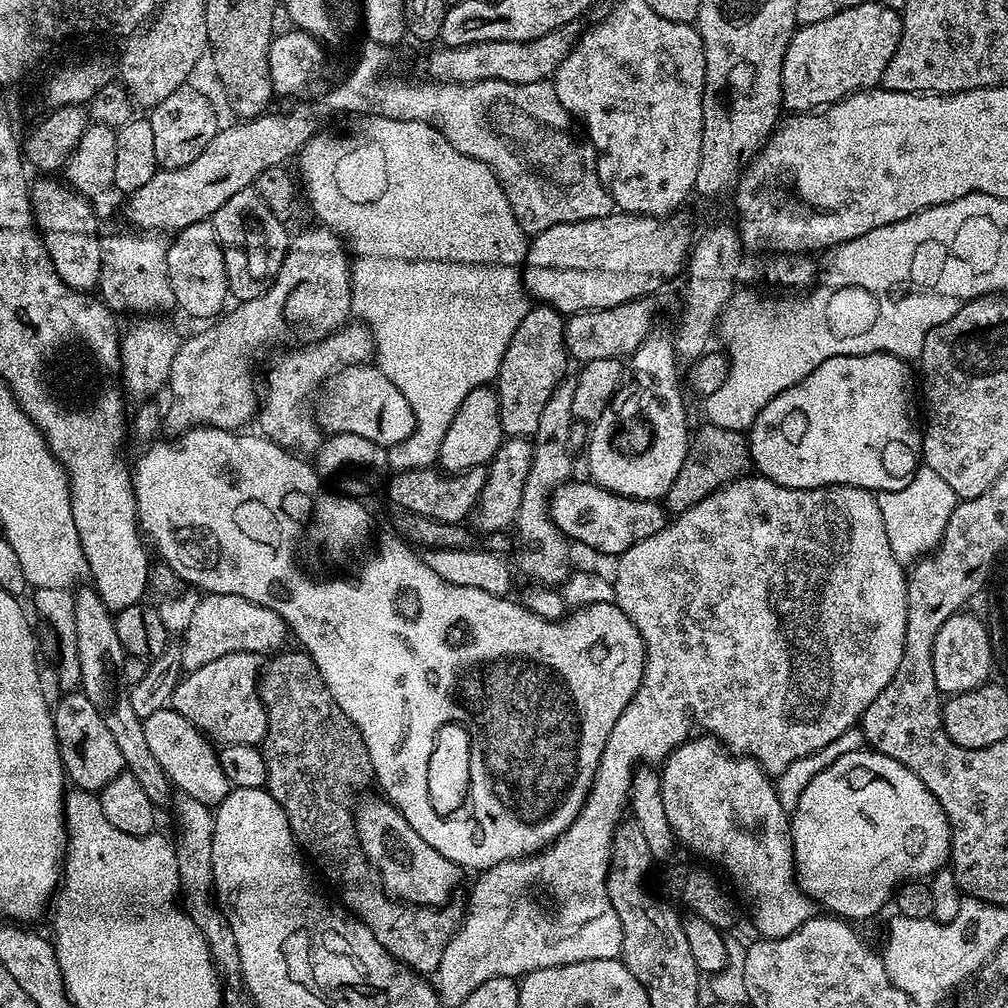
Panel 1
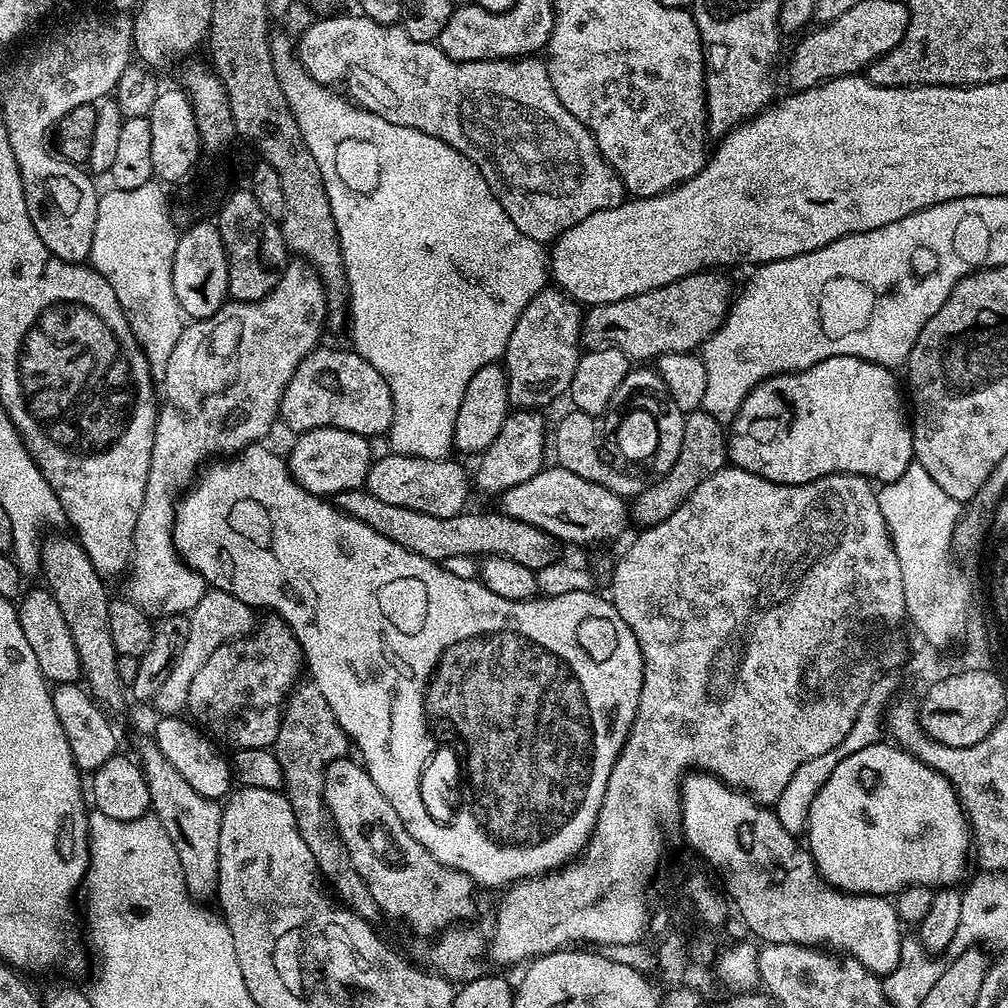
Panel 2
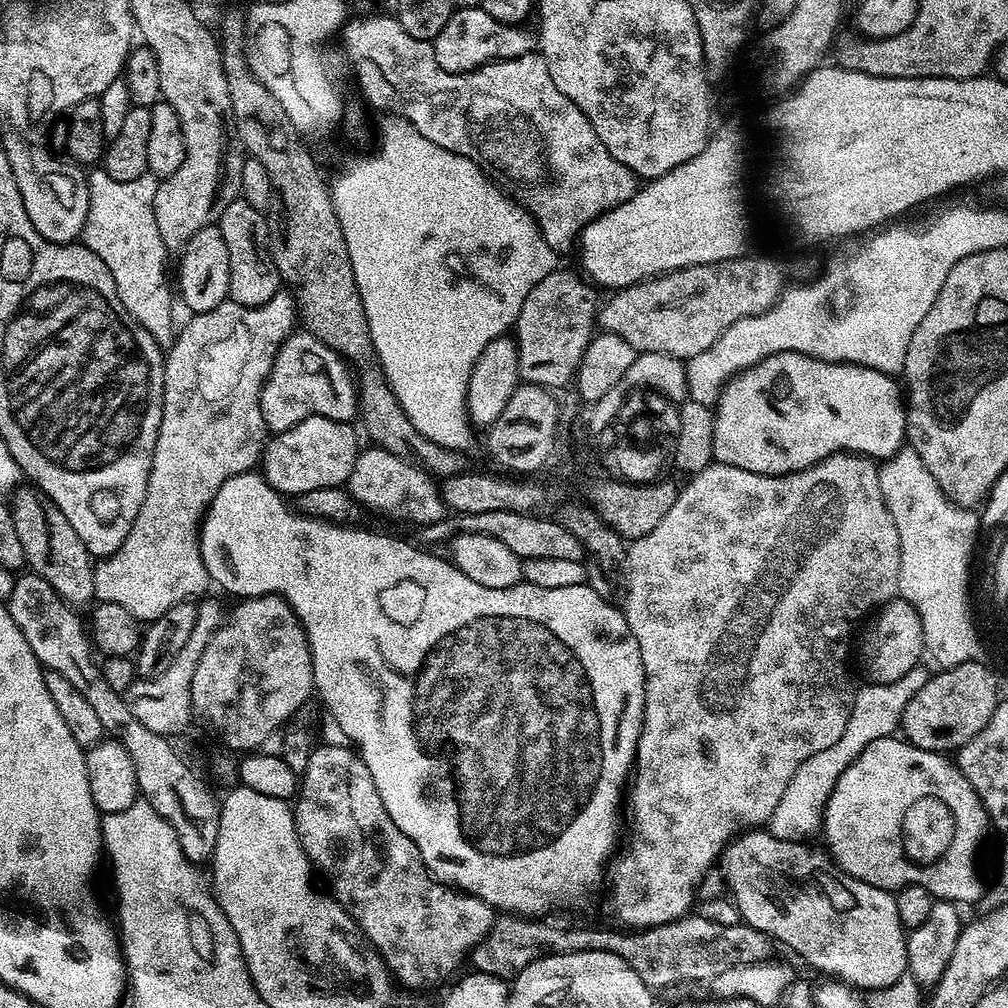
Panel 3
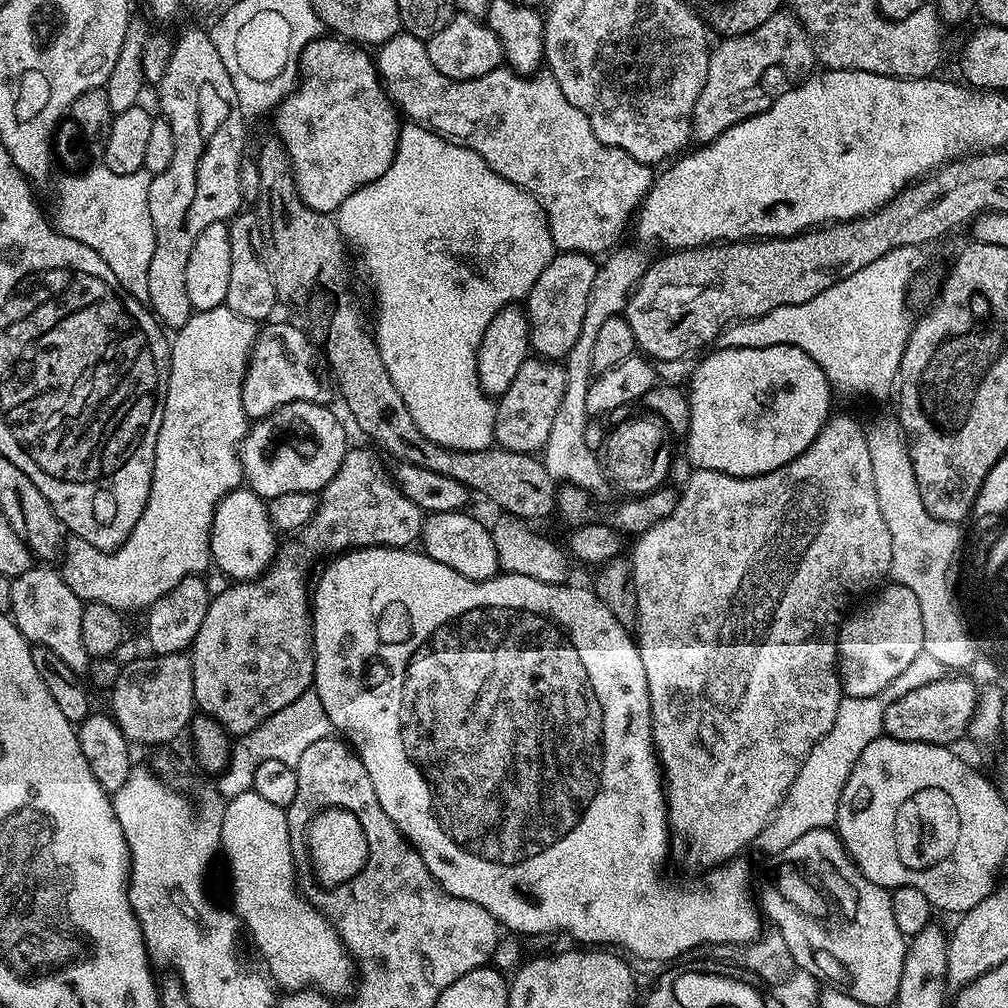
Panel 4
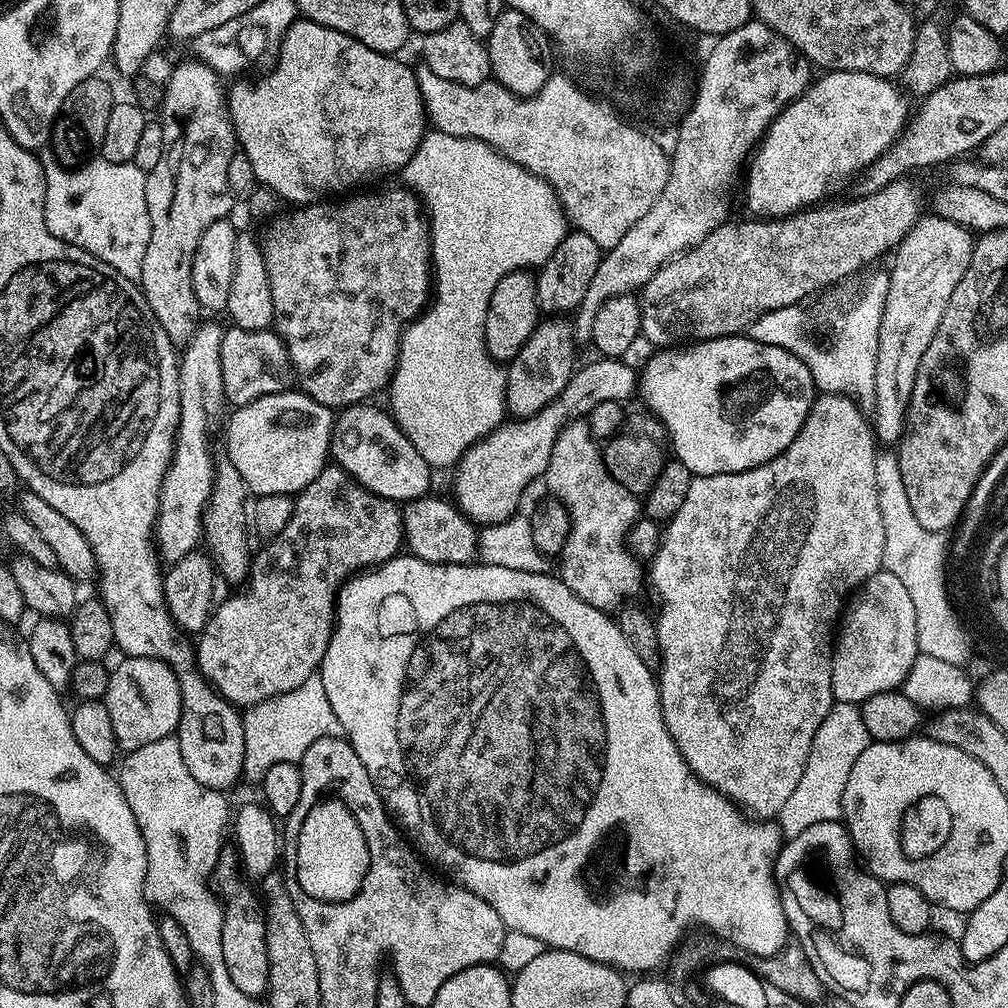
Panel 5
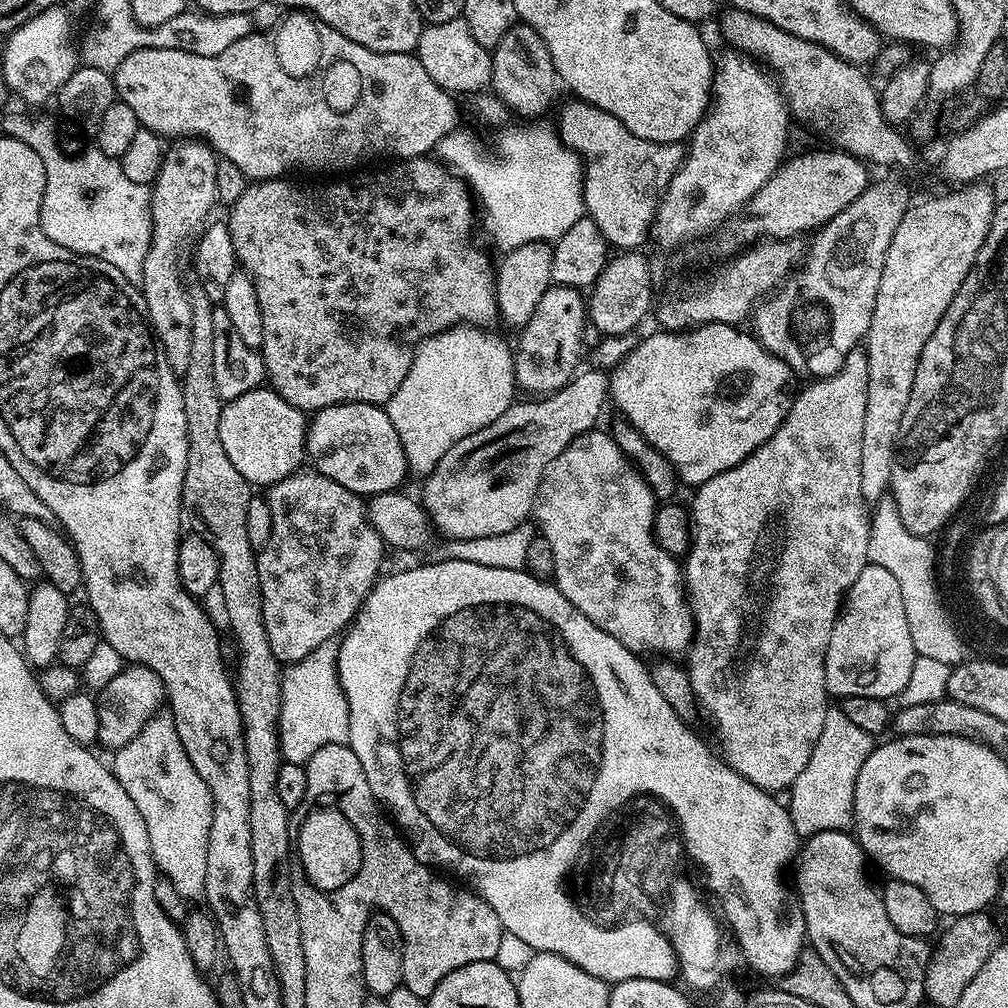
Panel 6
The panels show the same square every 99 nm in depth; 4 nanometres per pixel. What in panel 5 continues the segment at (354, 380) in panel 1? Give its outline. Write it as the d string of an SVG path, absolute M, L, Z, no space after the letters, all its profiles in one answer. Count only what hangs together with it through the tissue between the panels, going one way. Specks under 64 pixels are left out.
M235 326L225 327L220 357L224 400L232 403L233 409L246 406L266 394L283 392L293 383L292 363L284 339L275 330L242 330Z

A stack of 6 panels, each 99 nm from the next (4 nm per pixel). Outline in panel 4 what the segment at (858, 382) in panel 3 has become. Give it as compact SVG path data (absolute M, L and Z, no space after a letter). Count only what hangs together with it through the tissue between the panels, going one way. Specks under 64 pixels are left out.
M779 344L761 348L725 348L717 347L709 351L697 368L693 367L686 384L690 402L690 426L688 460L693 469L714 470L727 476L761 476L778 470L798 454L802 454L818 438L824 424L833 415L832 383L826 378L822 366L810 358L798 346Z

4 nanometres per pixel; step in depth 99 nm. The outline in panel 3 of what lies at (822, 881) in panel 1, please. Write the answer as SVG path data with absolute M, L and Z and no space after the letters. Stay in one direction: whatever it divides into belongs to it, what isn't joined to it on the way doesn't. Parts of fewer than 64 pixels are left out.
M890 735L886 738L878 738L878 742L870 742L870 746L866 746L866 750L862 750L862 754L858 754L855 762L842 774L842 778L838 778L838 782L828 799L828 804L824 807L822 837L824 836L825 842L828 843L826 848L835 867L846 873L847 876L853 876L870 886L878 886L885 890L899 890L908 884L917 884L930 890L930 894L936 900L951 900L957 906L965 906L964 904L974 903L976 899L977 903L986 892L986 884L980 881L980 872L976 869L976 851L979 850L980 843L984 840L984 831L989 831L989 828L988 815L974 790L974 786L970 786L968 779L960 773L959 768L947 755L922 750L903 738Z

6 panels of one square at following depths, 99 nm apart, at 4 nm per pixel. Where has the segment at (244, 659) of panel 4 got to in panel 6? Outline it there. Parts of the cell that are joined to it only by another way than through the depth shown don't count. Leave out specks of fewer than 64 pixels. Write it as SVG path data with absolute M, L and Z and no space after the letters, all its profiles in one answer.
M311 466L301 467L271 485L266 499L272 515L272 529L266 546L259 549L256 558L258 582L262 586L264 625L270 650L277 660L290 665L318 650L322 642L337 637L355 621L381 575L386 545L368 520L365 501Z

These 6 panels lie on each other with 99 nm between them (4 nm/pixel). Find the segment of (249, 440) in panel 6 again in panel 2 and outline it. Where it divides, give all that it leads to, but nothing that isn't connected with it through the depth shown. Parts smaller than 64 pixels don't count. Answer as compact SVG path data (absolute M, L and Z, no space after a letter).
M315 428L295 437L292 449L286 452L286 467L304 489L315 496L335 498L339 492L364 488L374 459L369 437L350 430Z

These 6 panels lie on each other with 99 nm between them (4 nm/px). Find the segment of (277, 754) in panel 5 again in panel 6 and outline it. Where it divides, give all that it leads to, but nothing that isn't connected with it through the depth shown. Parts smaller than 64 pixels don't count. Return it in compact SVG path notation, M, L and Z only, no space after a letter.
M335 639L322 642L318 650L306 654L296 664L287 665L280 677L280 755L289 764L307 765L308 759L322 746L347 744L350 714L336 668L338 644Z

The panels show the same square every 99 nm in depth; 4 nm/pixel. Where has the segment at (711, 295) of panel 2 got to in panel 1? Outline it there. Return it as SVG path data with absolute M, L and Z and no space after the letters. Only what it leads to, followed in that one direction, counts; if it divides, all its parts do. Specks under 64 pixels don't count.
M648 298L631 300L613 308L597 308L587 312L573 312L564 325L564 347L573 361L587 362L598 358L631 357L638 346L653 335L652 319L656 316L653 301Z

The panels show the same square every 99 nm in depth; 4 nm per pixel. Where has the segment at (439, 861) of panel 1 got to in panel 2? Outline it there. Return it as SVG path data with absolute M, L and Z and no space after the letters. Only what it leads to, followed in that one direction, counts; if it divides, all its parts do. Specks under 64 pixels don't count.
M345 758L328 764L324 771L324 806L348 851L353 871L360 875L381 913L429 937L474 915L474 881L433 858L430 850L408 833L386 794L374 786L374 778L370 778L363 763L353 760Z

